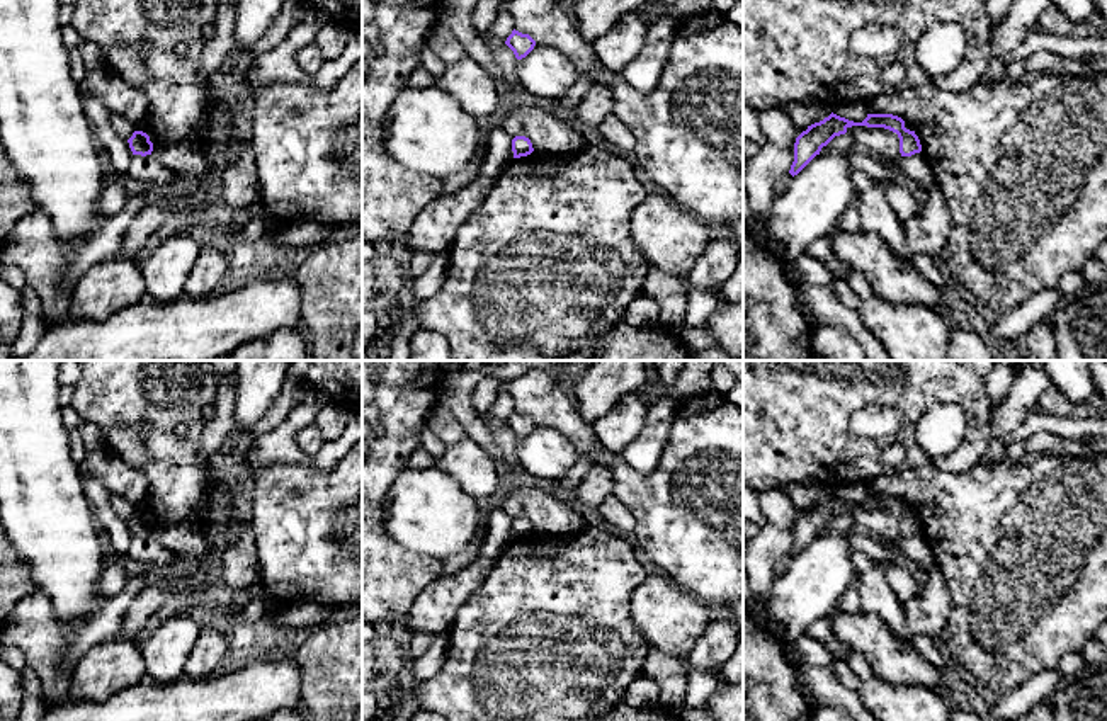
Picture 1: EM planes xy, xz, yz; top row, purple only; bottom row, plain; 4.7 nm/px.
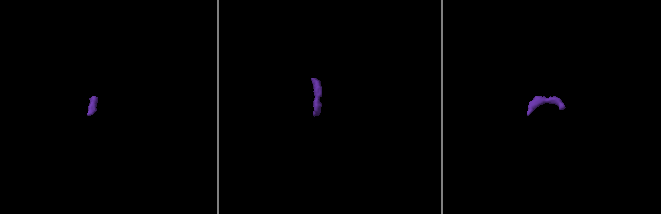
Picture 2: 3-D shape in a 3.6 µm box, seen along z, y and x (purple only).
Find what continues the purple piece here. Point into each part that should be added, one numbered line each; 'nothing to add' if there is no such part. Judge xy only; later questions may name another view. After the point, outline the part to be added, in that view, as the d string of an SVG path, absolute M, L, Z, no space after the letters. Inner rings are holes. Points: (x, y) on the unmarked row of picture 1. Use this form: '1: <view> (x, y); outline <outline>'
1: xy (148, 553); outline M133 536L133 541L126 551L133 558L141 571L146 571L150 578L155 578L158 570L170 565L175 554L162 546L153 536Z

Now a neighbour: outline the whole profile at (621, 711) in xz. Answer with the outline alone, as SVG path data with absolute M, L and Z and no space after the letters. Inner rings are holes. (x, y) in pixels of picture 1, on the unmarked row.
M619 702L602 721L682 721L670 709L634 709L626 702Z

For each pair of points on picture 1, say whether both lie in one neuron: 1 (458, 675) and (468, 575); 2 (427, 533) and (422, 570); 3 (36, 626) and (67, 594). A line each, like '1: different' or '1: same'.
1: different
2: different
3: different

